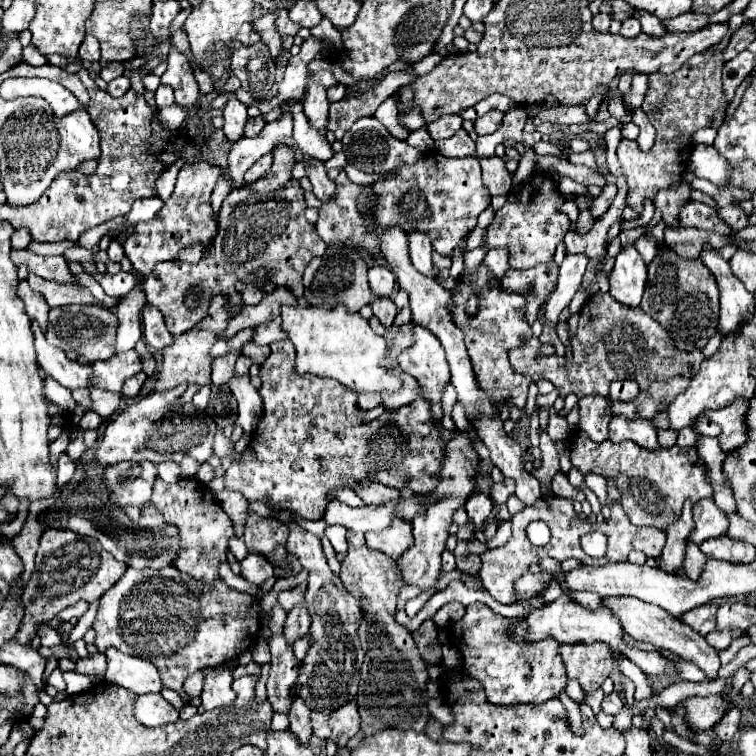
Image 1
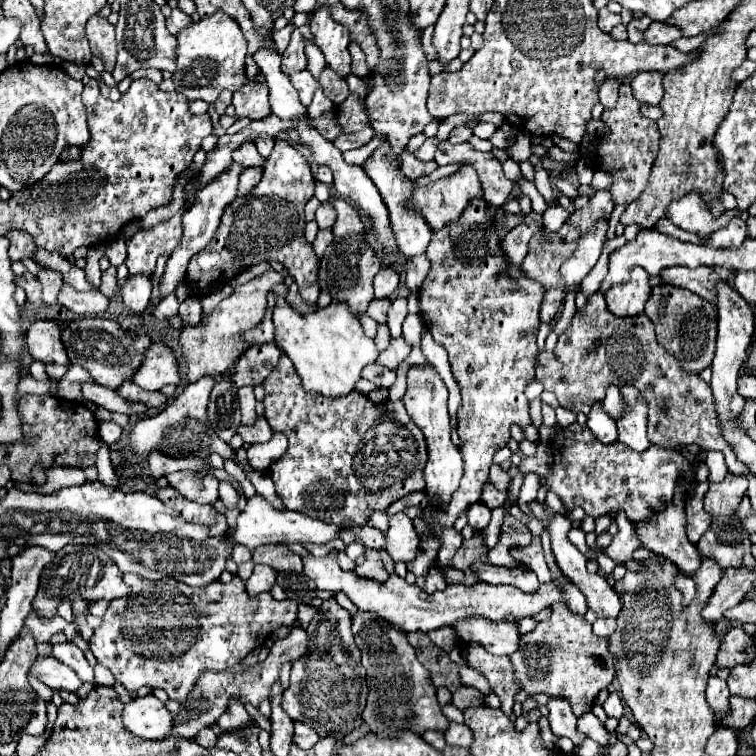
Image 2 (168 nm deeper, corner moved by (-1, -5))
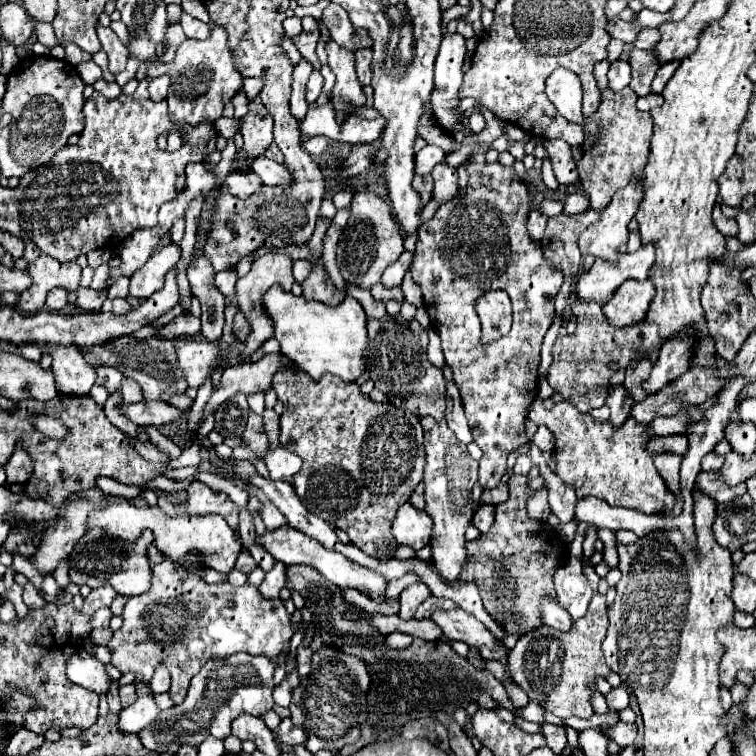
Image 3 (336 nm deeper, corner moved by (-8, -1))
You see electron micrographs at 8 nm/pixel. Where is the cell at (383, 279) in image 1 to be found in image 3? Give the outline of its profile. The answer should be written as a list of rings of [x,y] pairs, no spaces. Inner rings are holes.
[[[403,251],[403,255],[393,265],[389,265],[385,269],[385,273],[381,277],[381,281],[385,283],[385,287],[399,287],[401,285],[405,273],[411,267],[411,259],[413,259],[413,253],[411,251]]]

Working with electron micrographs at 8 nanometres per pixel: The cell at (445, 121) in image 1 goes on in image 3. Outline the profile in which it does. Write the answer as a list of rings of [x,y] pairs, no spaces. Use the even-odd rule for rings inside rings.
[[[427,145],[423,147],[421,151],[415,153],[415,173],[417,175],[427,175],[431,173],[431,169],[441,163],[445,159],[445,153],[441,147],[433,147],[433,145]]]

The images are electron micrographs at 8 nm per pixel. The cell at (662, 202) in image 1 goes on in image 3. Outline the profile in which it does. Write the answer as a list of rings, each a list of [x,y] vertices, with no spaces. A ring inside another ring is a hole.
[[[715,207],[715,209],[713,209],[713,221],[717,223],[717,229],[721,229],[721,233],[723,233],[725,237],[735,237],[735,235],[737,235],[737,231],[739,231],[737,221],[735,221],[735,219],[725,217],[725,215],[721,213],[721,209],[719,209],[719,207]]]

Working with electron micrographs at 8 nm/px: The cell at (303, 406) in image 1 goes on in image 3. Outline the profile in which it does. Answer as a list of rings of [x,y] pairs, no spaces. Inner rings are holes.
[[[281,369],[277,377],[273,377],[273,389],[285,407],[279,421],[279,441],[303,459],[303,467],[295,475],[295,493],[301,503],[309,513],[325,519],[331,527],[343,529],[351,543],[369,557],[393,557],[399,545],[391,533],[393,515],[423,481],[425,449],[419,419],[411,415],[411,411],[393,407],[391,403],[373,403],[359,391],[359,385],[345,383],[335,375],[325,375],[317,383],[309,379],[309,375],[303,375],[303,371]]]

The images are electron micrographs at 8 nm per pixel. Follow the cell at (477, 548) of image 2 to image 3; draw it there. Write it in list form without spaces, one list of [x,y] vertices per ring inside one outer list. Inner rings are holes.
[[[511,475],[509,499],[495,507],[497,517],[491,531],[481,533],[475,541],[467,541],[467,559],[459,577],[459,581],[475,583],[479,587],[485,611],[505,629],[507,635],[525,635],[535,627],[541,627],[541,599],[543,595],[557,599],[553,575],[567,555],[563,533],[553,529],[547,521],[537,521],[527,515],[527,499],[531,495],[529,477]],[[503,577],[511,581],[507,587],[517,589],[517,593],[503,591]]]

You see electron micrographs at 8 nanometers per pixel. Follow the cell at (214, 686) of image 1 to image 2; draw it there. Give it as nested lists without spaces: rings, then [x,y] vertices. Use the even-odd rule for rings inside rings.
[[[232,697],[232,699],[230,699],[230,705],[228,705],[226,711],[218,717],[216,723],[220,725],[222,731],[232,731],[232,729],[240,729],[240,727],[244,727],[246,723],[250,723],[250,715],[248,715],[248,711],[244,709],[244,705],[242,705],[236,697]]]

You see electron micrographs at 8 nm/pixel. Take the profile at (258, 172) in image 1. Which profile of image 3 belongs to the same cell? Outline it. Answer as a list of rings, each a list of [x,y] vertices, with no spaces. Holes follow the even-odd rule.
[[[231,173],[225,181],[225,187],[231,195],[239,199],[249,199],[255,191],[261,189],[261,179],[257,179],[257,173]]]

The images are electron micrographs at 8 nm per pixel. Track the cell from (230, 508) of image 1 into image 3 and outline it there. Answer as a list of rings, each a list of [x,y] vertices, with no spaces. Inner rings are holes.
[[[243,551],[243,553],[237,557],[235,569],[243,571],[243,573],[251,573],[255,567],[257,567],[257,563],[255,563],[255,559],[253,559],[253,557],[251,557],[247,551]]]

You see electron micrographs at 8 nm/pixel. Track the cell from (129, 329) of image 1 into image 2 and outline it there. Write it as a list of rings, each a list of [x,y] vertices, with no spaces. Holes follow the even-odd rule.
[[[136,275],[136,277],[130,277],[126,281],[126,285],[122,287],[122,301],[124,305],[140,315],[146,311],[148,307],[148,301],[150,301],[150,291],[152,291],[152,279],[148,275]]]

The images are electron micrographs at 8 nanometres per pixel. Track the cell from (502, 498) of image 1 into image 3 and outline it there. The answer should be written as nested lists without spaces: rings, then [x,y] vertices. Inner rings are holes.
[[[499,483],[495,489],[485,489],[485,491],[483,491],[481,503],[485,503],[485,505],[497,505],[497,503],[507,501],[507,497],[509,497],[509,487],[507,487],[507,483]]]

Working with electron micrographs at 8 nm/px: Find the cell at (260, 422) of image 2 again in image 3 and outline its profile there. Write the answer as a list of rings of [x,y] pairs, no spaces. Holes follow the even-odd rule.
[[[279,445],[275,451],[267,451],[265,465],[273,481],[287,481],[293,485],[293,475],[301,469],[301,457]]]

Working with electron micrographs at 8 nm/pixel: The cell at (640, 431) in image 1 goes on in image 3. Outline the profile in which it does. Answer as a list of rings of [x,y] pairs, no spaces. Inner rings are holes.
[[[639,359],[637,363],[631,363],[627,367],[625,373],[625,389],[633,395],[633,403],[639,403],[641,399],[647,399],[649,395],[645,395],[645,391],[641,391],[641,381],[645,381],[649,377],[653,363],[649,359]]]

